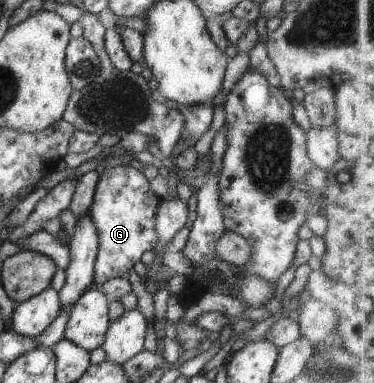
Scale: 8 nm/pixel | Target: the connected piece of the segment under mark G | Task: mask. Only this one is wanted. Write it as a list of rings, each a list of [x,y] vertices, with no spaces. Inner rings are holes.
[[[119,165],[110,168],[106,167],[100,172],[94,195],[88,208],[88,215],[93,221],[98,234],[98,249],[94,260],[94,275],[91,284],[93,288],[96,284],[101,284],[108,278],[127,276],[127,271],[141,258],[141,254],[145,250],[155,247],[157,233],[155,232],[154,224],[156,223],[156,210],[160,203],[157,196],[151,192],[148,180],[145,179],[141,171],[128,165]]]

